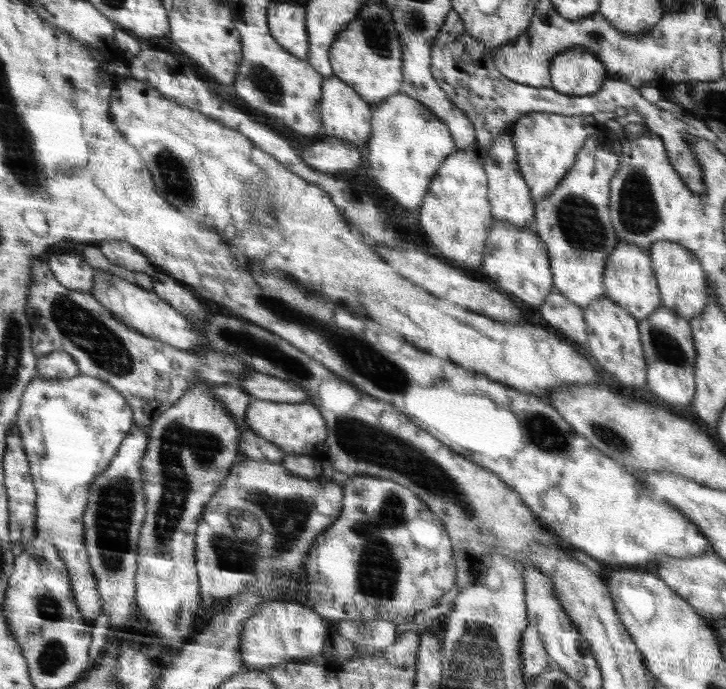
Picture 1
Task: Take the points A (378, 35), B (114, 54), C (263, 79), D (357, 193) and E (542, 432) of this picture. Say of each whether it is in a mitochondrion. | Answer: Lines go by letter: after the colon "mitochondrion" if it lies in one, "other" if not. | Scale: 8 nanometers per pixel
A: mitochondrion
B: other
C: mitochondrion
D: other
E: mitochondrion

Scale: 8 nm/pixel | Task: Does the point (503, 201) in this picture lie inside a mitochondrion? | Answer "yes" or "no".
no

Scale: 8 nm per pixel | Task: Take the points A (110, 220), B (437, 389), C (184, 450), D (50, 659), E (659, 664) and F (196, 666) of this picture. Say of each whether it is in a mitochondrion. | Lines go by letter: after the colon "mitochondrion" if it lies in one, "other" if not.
A: other
B: other
C: mitochondrion
D: mitochondrion
E: other
F: other

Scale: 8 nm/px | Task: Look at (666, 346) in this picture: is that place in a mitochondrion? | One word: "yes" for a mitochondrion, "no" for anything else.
yes

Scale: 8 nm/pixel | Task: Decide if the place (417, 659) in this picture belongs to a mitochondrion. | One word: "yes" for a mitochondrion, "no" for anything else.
no

